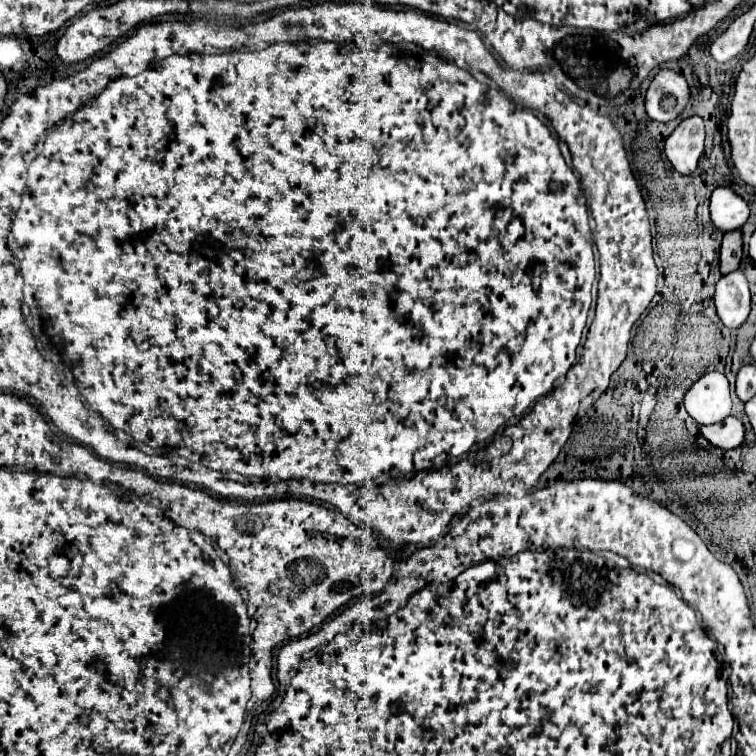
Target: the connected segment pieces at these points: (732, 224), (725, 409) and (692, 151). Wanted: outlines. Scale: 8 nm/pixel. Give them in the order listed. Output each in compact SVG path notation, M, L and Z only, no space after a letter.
M717 187L711 195L711 221L721 231L739 229L749 217L747 201L731 187Z
M707 373L685 393L685 409L699 425L721 423L731 415L729 381L723 373Z
M689 117L679 123L679 127L665 141L665 155L671 165L683 173L691 175L697 169L697 161L703 155L705 125L701 117Z

